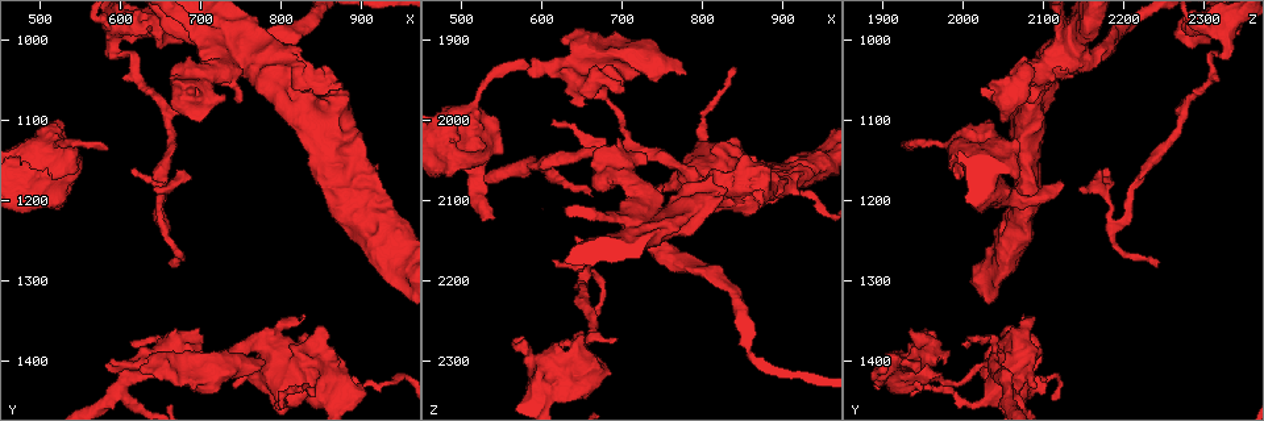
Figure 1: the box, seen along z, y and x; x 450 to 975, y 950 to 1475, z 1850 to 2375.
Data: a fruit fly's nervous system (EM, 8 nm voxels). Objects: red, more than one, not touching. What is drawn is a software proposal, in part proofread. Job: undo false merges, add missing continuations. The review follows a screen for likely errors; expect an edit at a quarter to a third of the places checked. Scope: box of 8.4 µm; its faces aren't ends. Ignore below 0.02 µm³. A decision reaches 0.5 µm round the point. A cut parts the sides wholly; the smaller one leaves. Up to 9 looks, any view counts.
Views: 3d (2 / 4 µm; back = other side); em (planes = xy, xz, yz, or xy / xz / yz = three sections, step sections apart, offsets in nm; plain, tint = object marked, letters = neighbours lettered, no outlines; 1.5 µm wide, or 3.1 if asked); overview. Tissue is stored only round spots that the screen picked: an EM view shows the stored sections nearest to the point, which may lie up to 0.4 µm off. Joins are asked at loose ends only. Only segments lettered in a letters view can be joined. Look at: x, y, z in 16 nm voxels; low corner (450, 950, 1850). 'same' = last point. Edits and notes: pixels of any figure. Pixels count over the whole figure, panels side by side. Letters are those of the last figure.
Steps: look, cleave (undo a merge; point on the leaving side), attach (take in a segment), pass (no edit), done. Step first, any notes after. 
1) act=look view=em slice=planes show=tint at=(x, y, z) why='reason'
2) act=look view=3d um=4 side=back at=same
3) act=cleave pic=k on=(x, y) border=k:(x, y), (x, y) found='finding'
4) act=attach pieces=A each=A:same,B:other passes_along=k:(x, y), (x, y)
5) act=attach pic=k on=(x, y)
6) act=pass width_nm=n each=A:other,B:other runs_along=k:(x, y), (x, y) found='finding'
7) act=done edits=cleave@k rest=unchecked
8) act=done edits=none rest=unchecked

act=look view=3d um=2 at=(775, 1400, 1940) why='thick end'

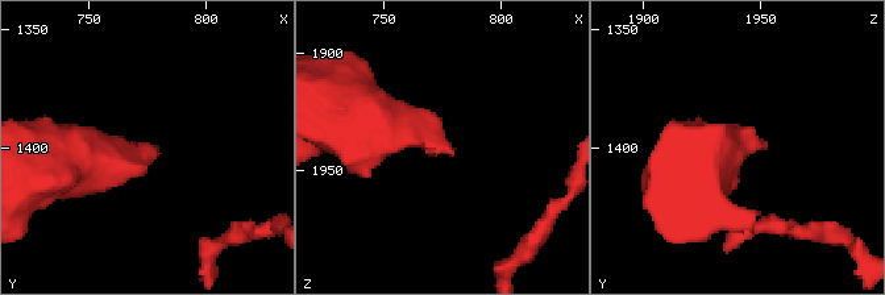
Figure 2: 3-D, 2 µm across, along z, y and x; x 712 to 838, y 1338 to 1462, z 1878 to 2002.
act=look view=em slice=planes show=letters at=(779, 1399, 1941) why='shape alone is not enough'

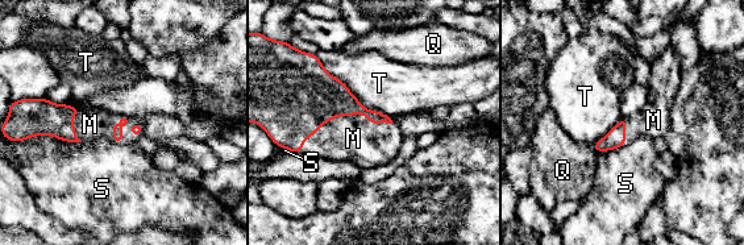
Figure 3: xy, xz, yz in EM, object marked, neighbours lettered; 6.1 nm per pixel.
act=attach pieces=M longest_contact=M:550nm each=M:same,Q:other,S:other,T:other found='it goes on there'

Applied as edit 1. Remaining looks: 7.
act=look view=em slice=xy step=4 show=letters at=(545, 1180, 2125) why='free end'

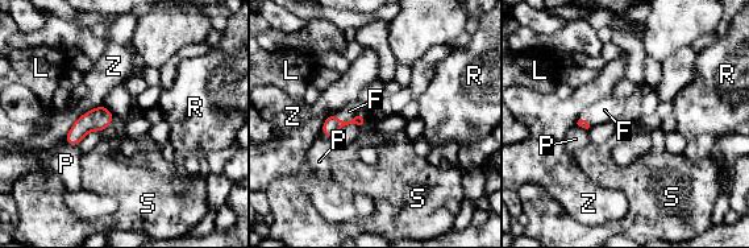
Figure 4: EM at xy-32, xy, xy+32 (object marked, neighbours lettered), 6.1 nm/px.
act=attach pieces=F each=F:same,L:other,P:other,R:other,S:other,Z:other passes_along=4:(332, 124), (346, 122), (349, 111) found='it goes on there'

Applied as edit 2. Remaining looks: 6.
act=look view=overview

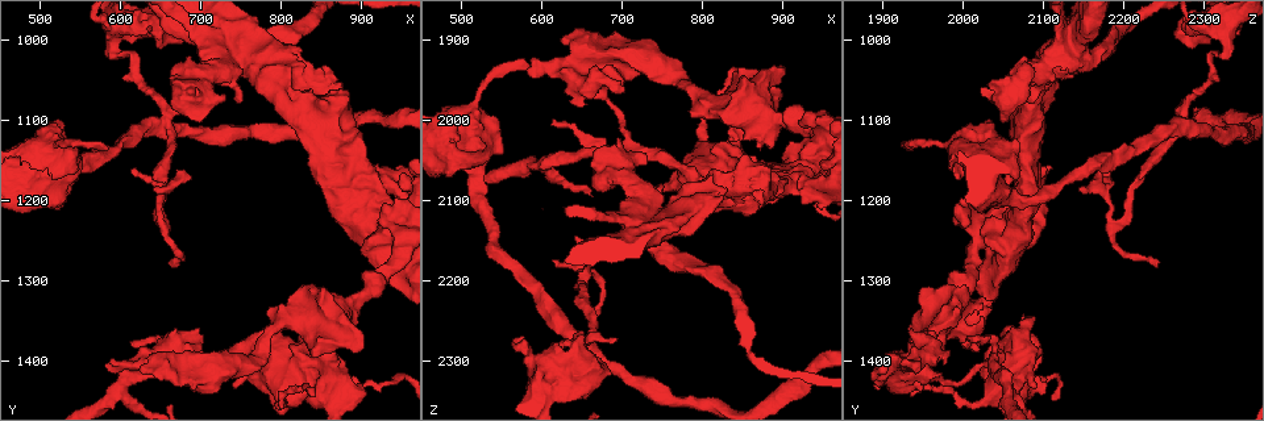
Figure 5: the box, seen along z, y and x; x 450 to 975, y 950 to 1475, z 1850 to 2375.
act=look view=3d um=2 at=(660, 1280, 2240) why='an open end'

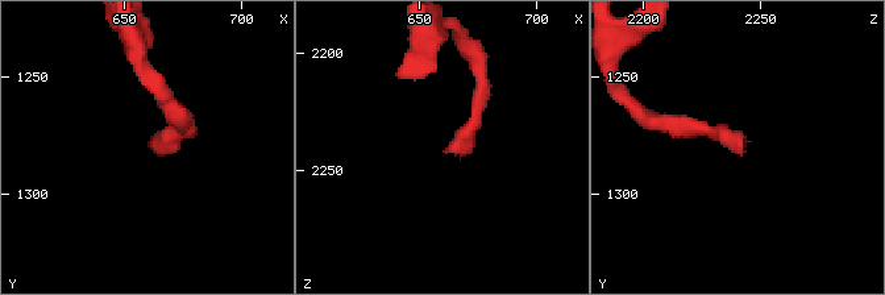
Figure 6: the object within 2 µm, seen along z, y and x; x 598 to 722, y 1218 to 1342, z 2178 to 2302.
act=look view=em slice=planes show=letters at=(663, 1282, 2241)

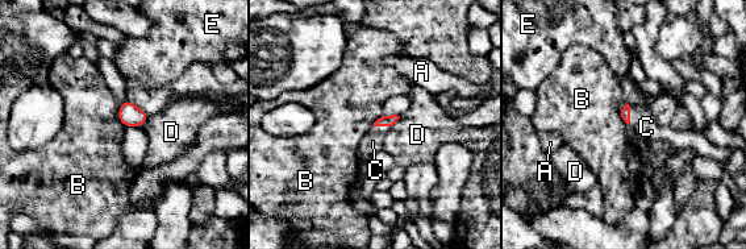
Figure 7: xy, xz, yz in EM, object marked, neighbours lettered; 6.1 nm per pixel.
act=attach pieces=C each=A:other,B:other,C:same,D:other,E:other found='the neuron continues'

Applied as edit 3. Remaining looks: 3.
act=look view=overview

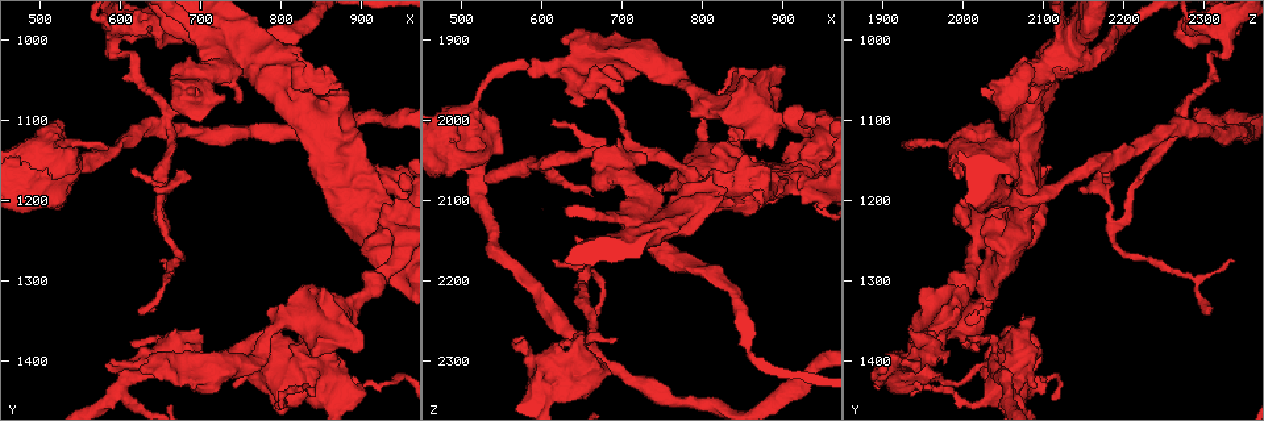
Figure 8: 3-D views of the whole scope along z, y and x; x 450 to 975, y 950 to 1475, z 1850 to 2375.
act=look view=em slice=yz step=4 show=letters at=(695, 1065, 2020) why='free end'

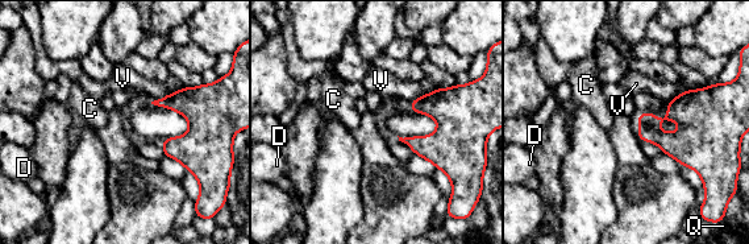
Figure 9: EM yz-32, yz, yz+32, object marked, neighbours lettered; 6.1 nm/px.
act=pass longest_contact=V:130nm each=C:other,D:other,Q:other,V:other border=9:(169, 92), (150, 102) found='no lettered segment goes on from it'

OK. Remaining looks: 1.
act=done edits=attach@3,attach@4,attach@7 rest=unchecked

